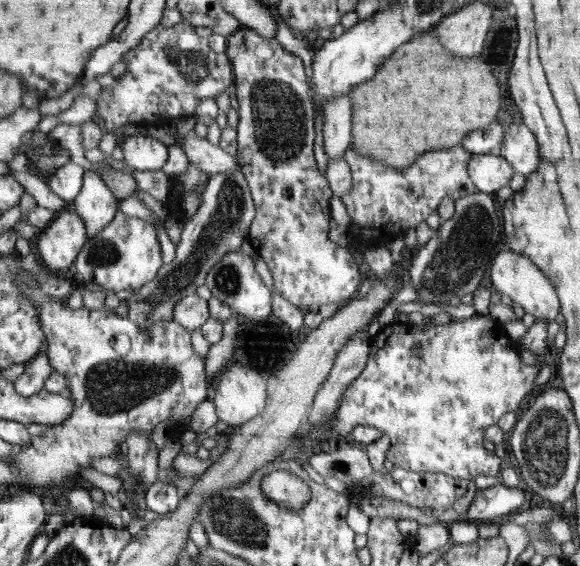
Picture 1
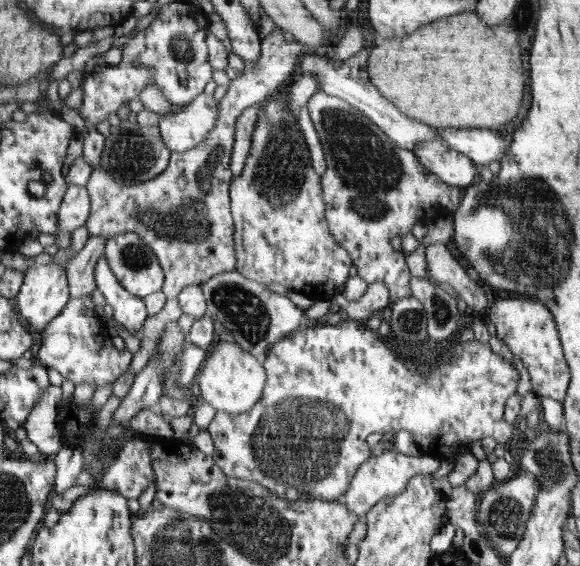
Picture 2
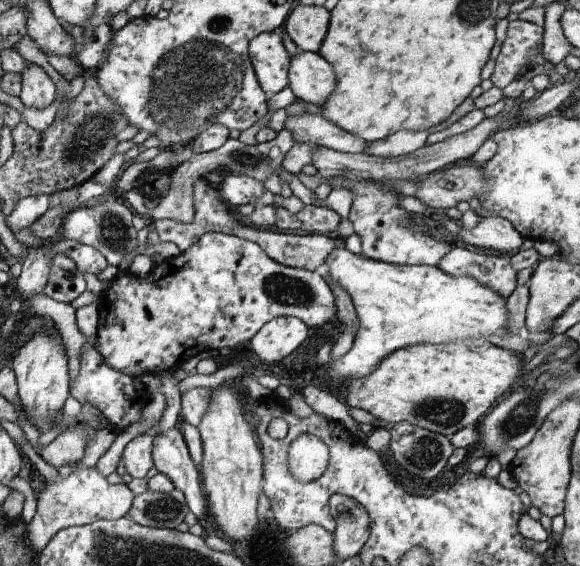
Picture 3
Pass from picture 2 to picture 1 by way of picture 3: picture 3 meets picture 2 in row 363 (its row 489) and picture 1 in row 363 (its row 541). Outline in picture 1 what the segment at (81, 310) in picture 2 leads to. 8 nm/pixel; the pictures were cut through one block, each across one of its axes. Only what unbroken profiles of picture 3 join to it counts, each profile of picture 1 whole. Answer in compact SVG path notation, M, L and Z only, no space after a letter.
M45 355L41 358L32 358L31 362L25 364L25 368L13 384L16 385L16 390L20 390L20 394L28 398L44 389L46 380L53 374L53 369Z

